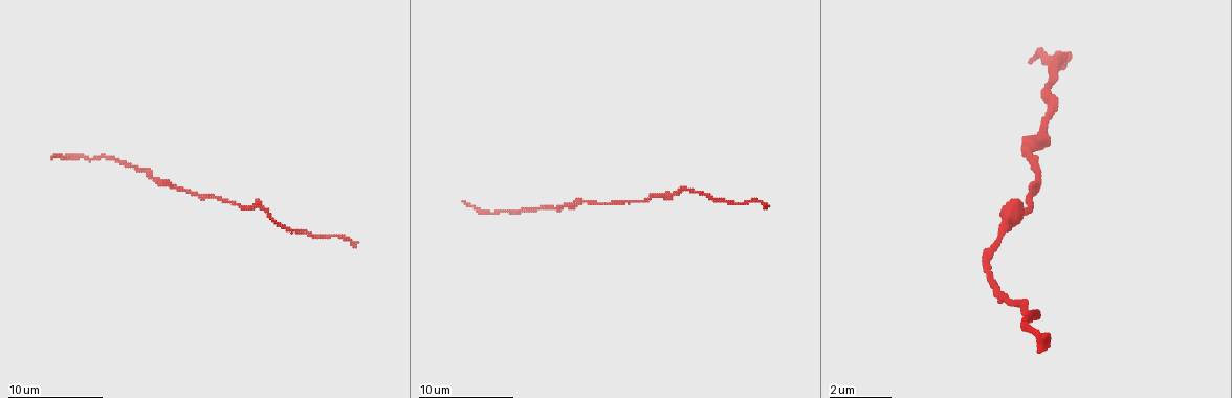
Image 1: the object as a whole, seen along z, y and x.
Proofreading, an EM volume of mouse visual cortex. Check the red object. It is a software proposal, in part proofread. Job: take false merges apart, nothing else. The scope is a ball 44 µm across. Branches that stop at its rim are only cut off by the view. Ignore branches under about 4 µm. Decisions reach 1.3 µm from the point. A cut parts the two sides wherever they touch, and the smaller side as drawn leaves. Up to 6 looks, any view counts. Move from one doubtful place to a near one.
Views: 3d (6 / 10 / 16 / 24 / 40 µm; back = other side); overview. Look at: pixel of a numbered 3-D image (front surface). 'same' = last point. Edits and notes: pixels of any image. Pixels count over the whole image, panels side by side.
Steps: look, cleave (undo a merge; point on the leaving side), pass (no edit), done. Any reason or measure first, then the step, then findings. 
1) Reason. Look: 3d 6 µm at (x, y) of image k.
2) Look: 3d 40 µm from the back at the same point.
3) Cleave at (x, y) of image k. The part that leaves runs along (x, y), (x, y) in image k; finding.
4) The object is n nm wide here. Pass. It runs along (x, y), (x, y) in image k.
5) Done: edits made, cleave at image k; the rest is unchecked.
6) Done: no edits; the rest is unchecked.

Look: 3d 10 µm at (618, 202) of image 1.

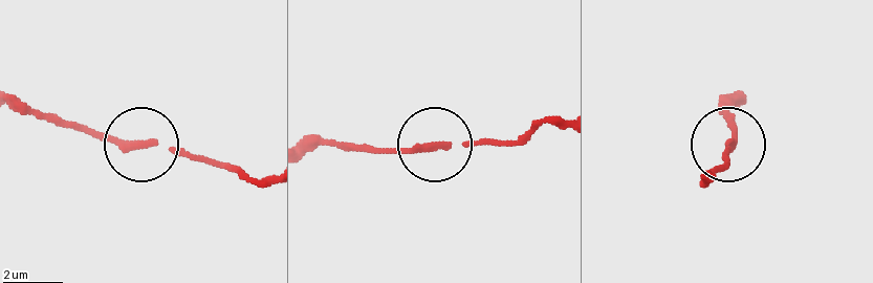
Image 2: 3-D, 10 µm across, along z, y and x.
From behind. Look: 3d 10 µm from the back at (428, 147) of image 2.

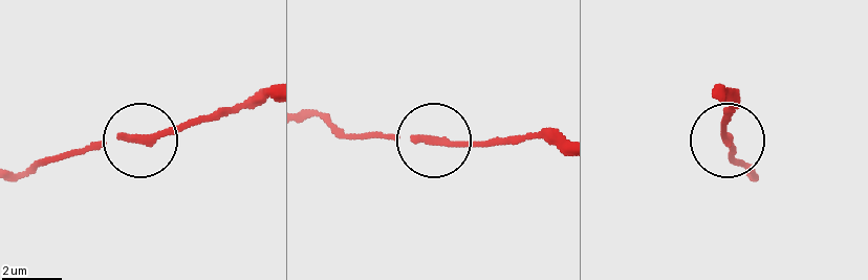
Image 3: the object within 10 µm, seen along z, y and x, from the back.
The object is 210 nm wide here. Pass. It runs along (137, 141), (100, 141), (50, 155) in image 3; one neuron here.

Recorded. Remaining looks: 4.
Calibre changes. Look: 3d 6 µm at (151, 176) of image 1.

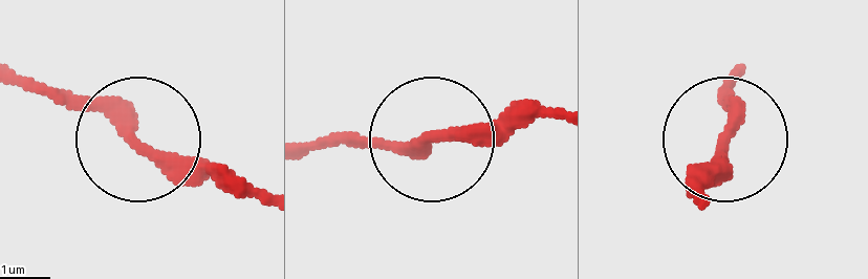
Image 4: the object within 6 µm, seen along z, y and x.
Pass. It runs along (560, 111), (384, 148), (309, 148) in image 4; continuous, no second neuron.

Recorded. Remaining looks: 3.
Thick turns thin. Look: 3d 16 µm at (675, 194) of image 1.

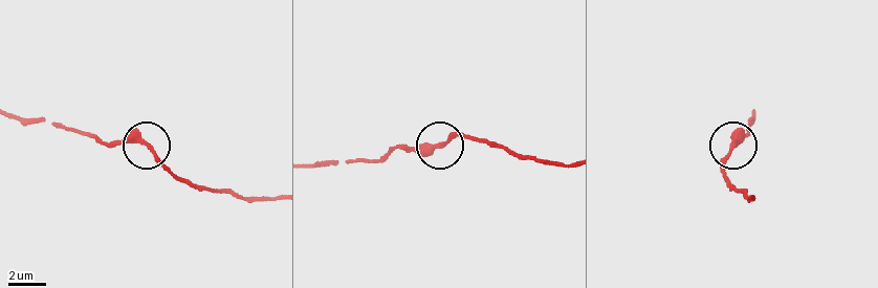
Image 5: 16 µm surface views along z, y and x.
Look: 3d 6 µm at (148, 149) of image 5.

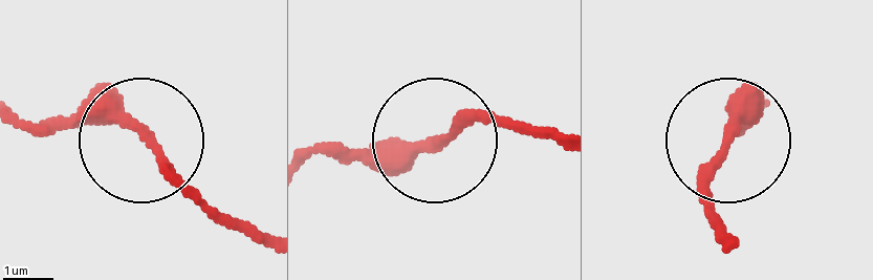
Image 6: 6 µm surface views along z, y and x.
The object is 230 nm wide here. Pass. It runs along (19, 117), (44, 130), (118, 122), (227, 227) in image 6; all the same neuron.

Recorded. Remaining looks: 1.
Done: no edits; the rest is unchecked.

